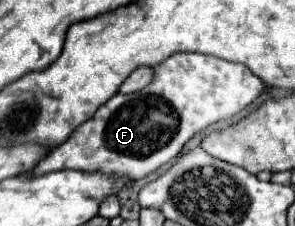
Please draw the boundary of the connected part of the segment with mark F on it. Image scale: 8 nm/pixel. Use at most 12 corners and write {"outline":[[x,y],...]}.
{"outline":[[178,52],[30,172],[144,178],[266,88]]}

